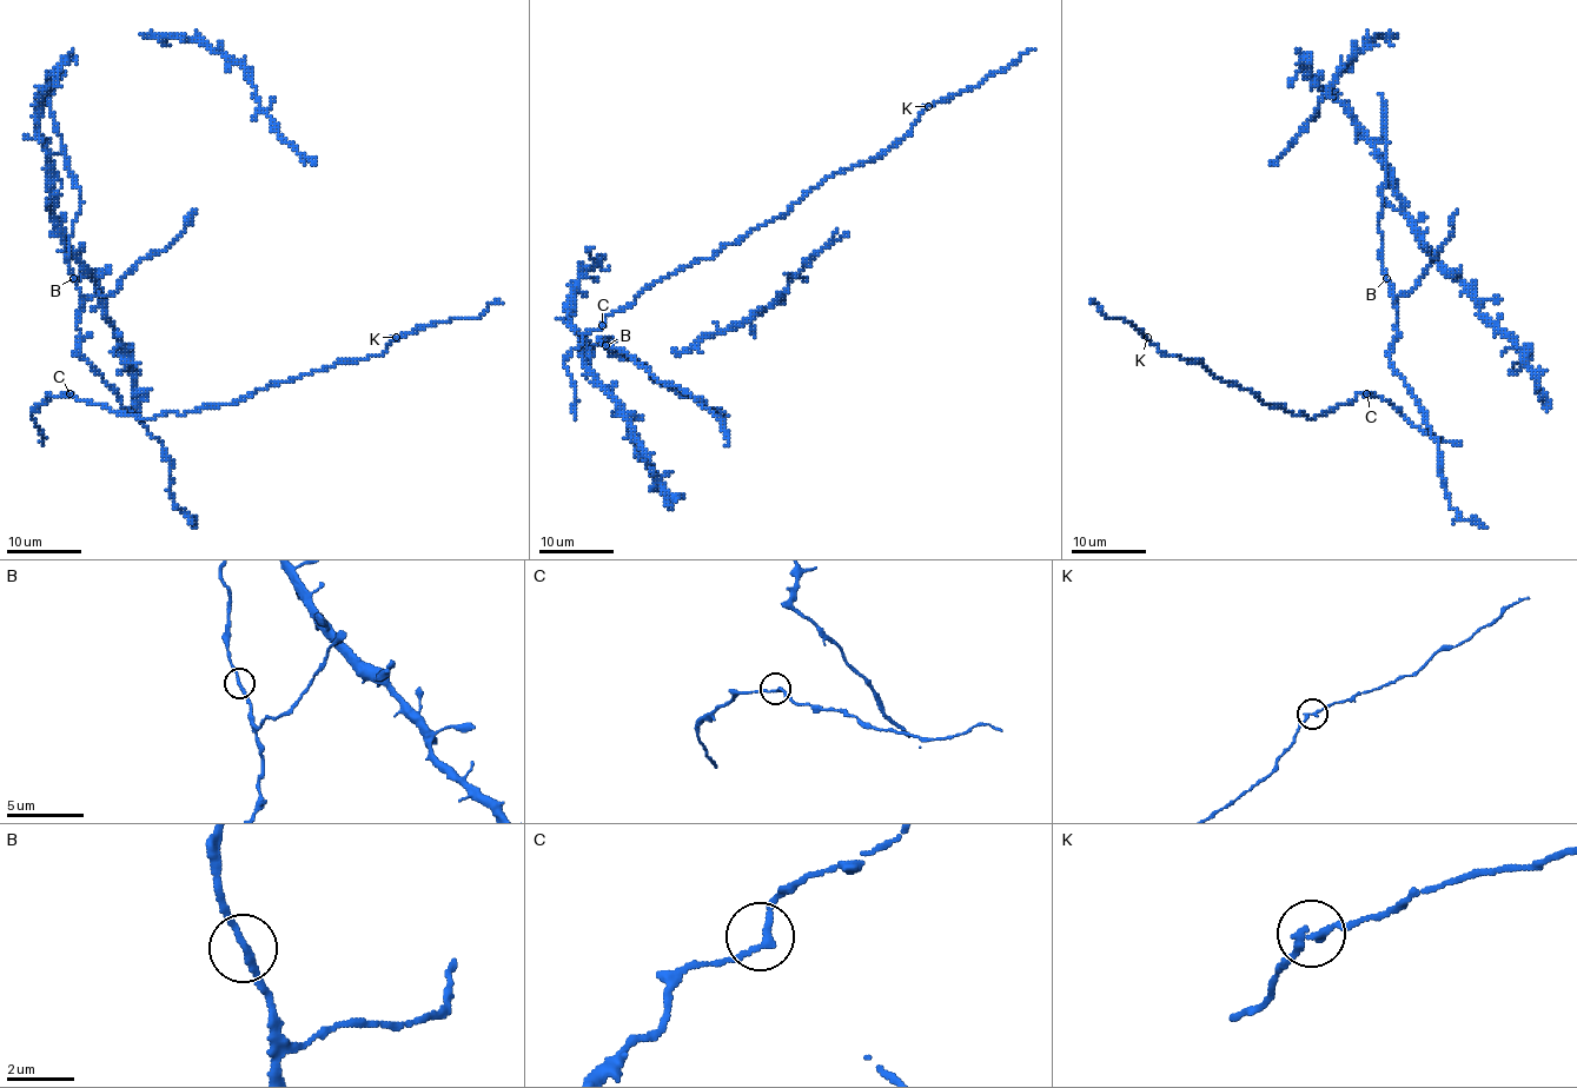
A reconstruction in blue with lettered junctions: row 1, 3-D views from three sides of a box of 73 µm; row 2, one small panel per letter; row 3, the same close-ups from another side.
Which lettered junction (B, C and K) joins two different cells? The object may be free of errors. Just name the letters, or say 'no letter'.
no letter

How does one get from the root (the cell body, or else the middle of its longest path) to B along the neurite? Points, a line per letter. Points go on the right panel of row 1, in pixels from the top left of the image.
B: (1395, 298), (1386, 278)

